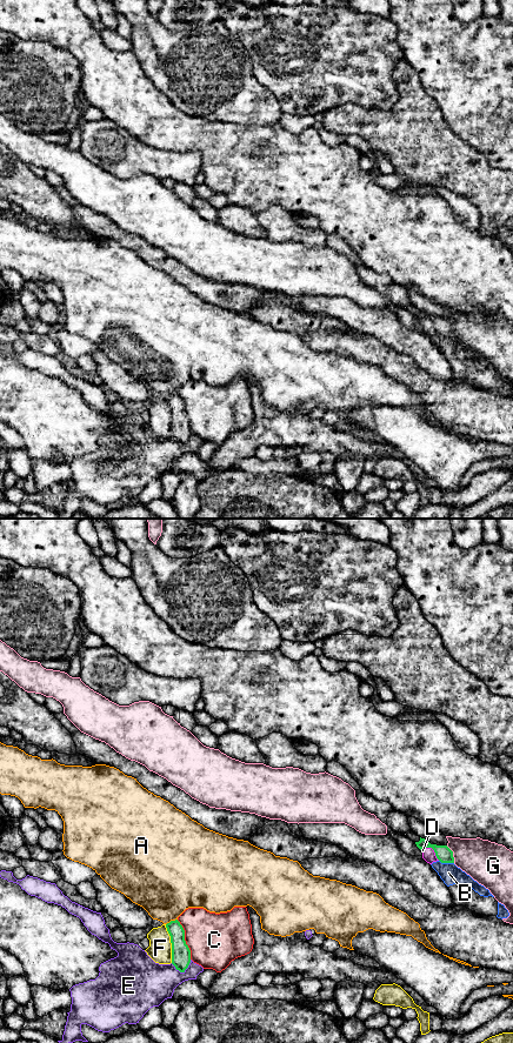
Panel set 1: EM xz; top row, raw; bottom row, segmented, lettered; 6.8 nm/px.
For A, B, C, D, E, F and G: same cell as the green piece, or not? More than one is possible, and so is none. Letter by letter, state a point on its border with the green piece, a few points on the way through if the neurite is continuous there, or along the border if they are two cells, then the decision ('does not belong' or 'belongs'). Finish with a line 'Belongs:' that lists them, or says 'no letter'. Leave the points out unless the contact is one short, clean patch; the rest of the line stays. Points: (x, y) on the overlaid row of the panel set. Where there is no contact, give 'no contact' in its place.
A: contact xz (171, 921); does not belong
B: contact xz (446, 862); does not belong
C: contact xz (184, 940); does not belong
D: contact xz (432, 848); way xz (444, 854), (437, 853), (432, 848), (428, 855); belongs
E: contact xz (182, 971); does not belong
F: contact xz (171, 942); does not belong
G: contact xz (452, 854); does not belong
Belongs: D

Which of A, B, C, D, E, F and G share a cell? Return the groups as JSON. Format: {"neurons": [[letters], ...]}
{"neurons": [["A"], ["B"], ["C"], ["D"], ["E"], ["F"], ["G"]]}

